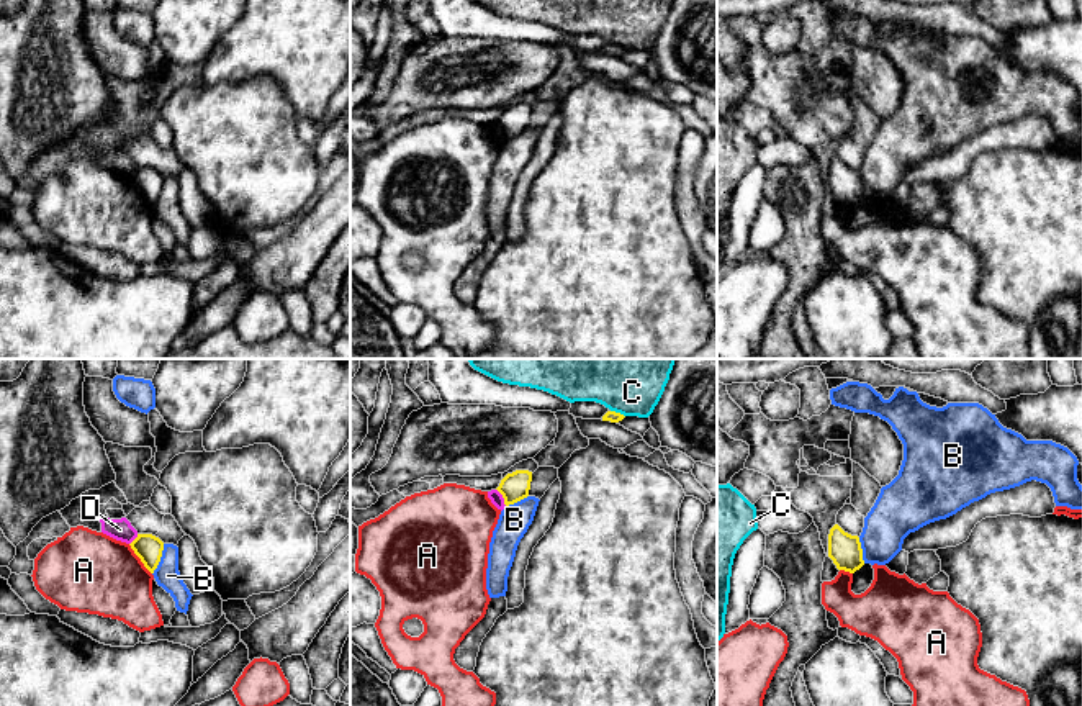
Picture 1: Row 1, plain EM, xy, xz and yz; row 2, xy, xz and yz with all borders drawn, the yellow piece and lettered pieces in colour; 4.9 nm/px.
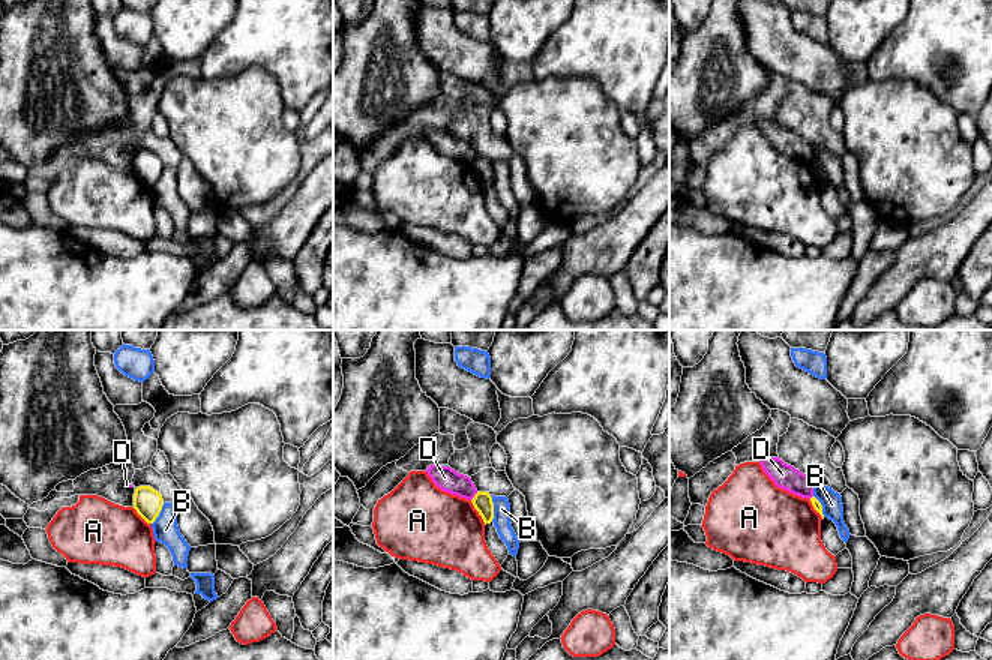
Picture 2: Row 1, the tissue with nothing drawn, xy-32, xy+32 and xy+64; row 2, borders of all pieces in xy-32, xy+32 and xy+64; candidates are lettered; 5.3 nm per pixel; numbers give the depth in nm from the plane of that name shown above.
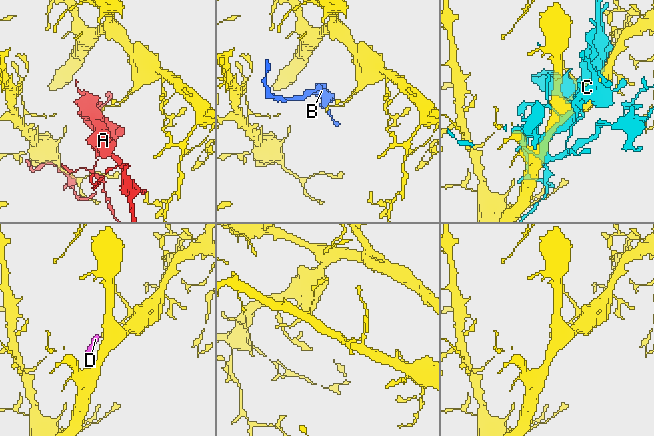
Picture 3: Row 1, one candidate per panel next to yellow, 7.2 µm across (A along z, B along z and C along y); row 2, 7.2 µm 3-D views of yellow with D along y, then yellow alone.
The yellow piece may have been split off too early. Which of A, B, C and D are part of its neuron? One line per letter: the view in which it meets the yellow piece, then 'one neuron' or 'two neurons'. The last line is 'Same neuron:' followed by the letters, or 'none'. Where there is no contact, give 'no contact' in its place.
A: meets yellow in xy; two neurons
B: meets yellow in xy; two neurons
C: meets yellow in xz; two neurons
D: meets yellow in xz; two neurons
Same neuron: none

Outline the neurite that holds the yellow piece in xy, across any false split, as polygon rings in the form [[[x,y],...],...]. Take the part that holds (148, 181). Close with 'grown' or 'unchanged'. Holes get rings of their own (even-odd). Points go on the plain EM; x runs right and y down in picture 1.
[[[138,167],[138,170],[129,179],[141,192],[144,200],[154,206],[162,190],[164,175],[152,167]]]; unchanged

